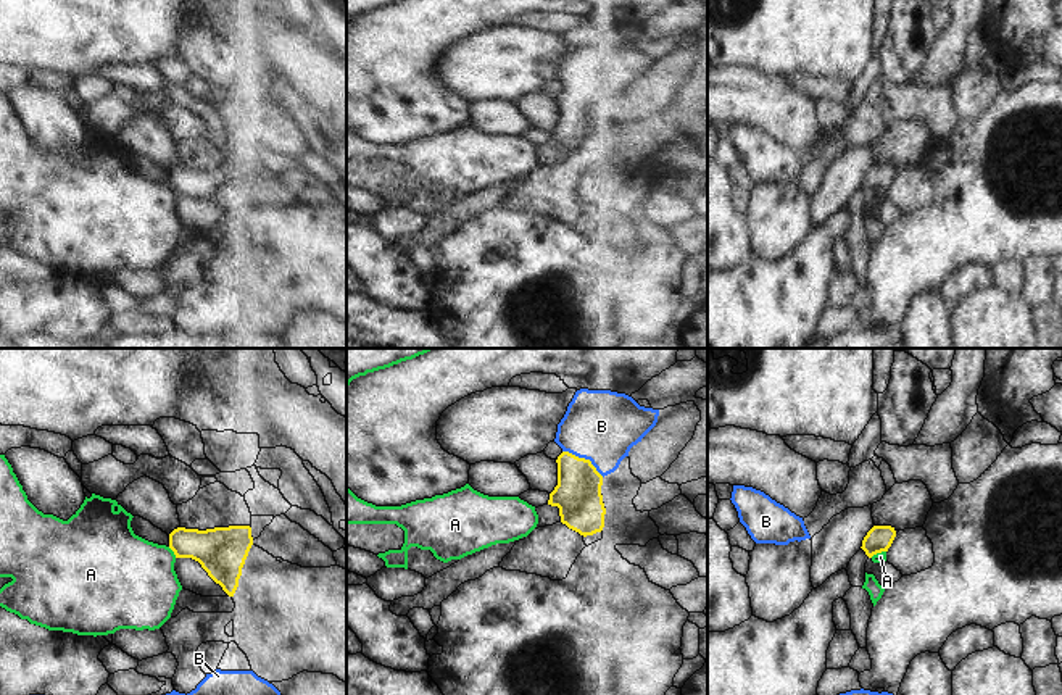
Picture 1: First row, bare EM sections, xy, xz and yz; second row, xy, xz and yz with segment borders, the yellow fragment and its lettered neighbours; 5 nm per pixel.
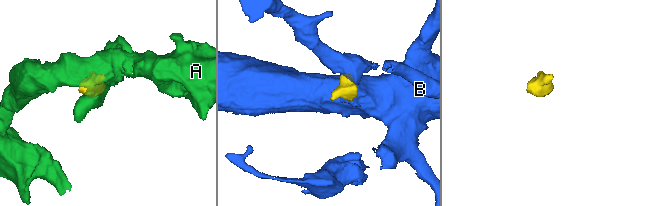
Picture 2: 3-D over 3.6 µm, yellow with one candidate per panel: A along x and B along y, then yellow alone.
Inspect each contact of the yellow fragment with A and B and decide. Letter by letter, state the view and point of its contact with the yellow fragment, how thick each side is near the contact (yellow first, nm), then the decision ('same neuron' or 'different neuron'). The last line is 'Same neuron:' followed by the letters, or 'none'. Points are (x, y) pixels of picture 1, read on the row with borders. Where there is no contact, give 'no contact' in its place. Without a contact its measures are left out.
A: xy (173, 550) | 240/420 nm | different neuron
B: xz (584, 458) | 240/360 nm | same neuron
Same neuron: B

